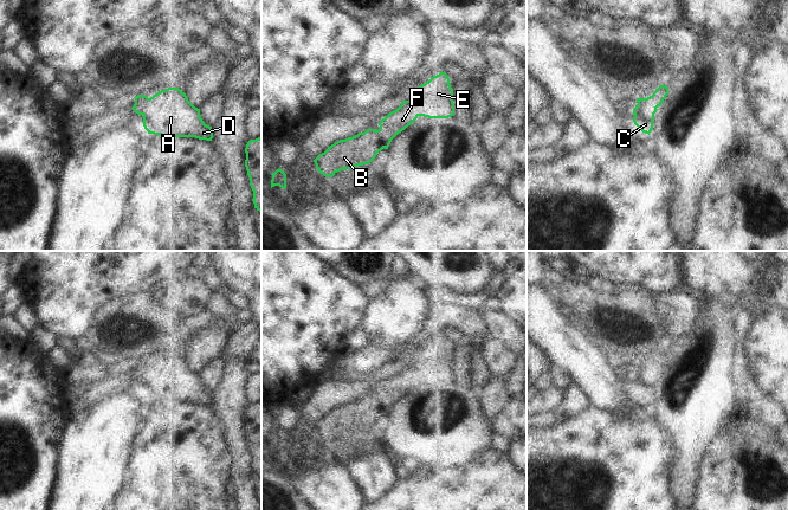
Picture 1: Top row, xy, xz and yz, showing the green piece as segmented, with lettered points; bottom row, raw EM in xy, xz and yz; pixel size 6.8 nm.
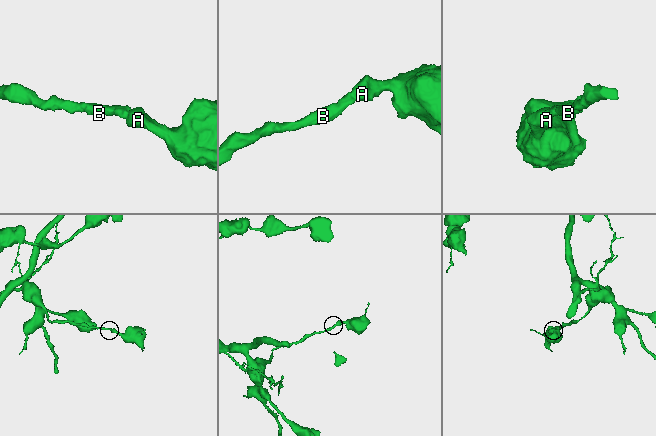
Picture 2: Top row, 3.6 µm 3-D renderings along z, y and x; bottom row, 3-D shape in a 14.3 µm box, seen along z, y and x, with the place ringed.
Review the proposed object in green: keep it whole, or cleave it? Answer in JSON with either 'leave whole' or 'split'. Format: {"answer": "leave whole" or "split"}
{"answer": "leave whole"}

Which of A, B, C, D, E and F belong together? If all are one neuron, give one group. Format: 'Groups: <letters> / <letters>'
Groups: A B C D E F

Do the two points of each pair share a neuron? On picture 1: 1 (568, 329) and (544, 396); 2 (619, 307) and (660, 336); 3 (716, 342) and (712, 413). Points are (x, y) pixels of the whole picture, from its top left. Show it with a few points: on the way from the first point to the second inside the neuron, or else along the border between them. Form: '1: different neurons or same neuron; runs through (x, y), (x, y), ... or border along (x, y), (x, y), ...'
1: different neurons; border along (555, 376), (563, 380), (576, 395)
2: same neuron; runs through (630, 317), (650, 335)
3: same neuron; runs through (712, 360), (712, 395)

